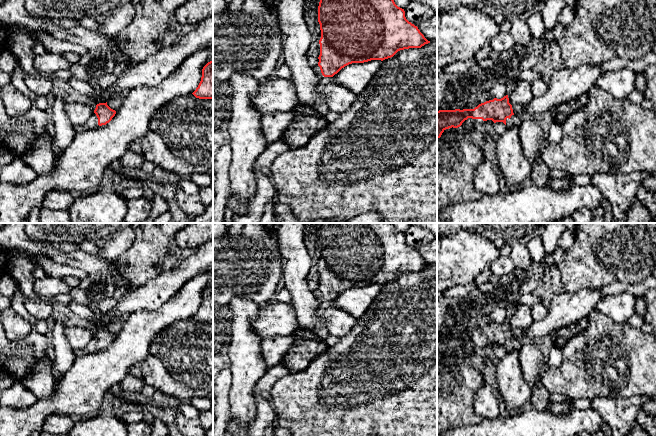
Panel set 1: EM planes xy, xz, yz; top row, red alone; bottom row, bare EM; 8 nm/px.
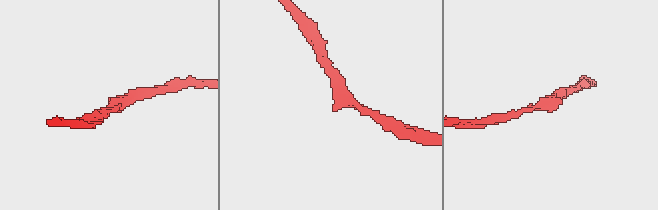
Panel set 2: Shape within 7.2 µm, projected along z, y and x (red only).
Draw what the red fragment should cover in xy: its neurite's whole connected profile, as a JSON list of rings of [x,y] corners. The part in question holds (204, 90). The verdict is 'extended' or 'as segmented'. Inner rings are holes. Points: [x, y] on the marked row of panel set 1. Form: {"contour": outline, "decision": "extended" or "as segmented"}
{"contour": [[[213,61],[203,67],[201,81],[192,94],[199,99],[213,99]]], "decision": "as segmented"}

